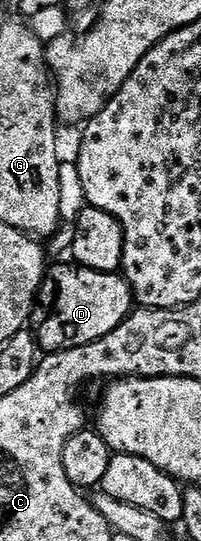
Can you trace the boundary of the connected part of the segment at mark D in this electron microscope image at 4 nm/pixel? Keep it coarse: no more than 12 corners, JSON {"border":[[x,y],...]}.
{"border":[[47,267],[32,333],[46,354],[112,334],[135,307],[118,272]]}

